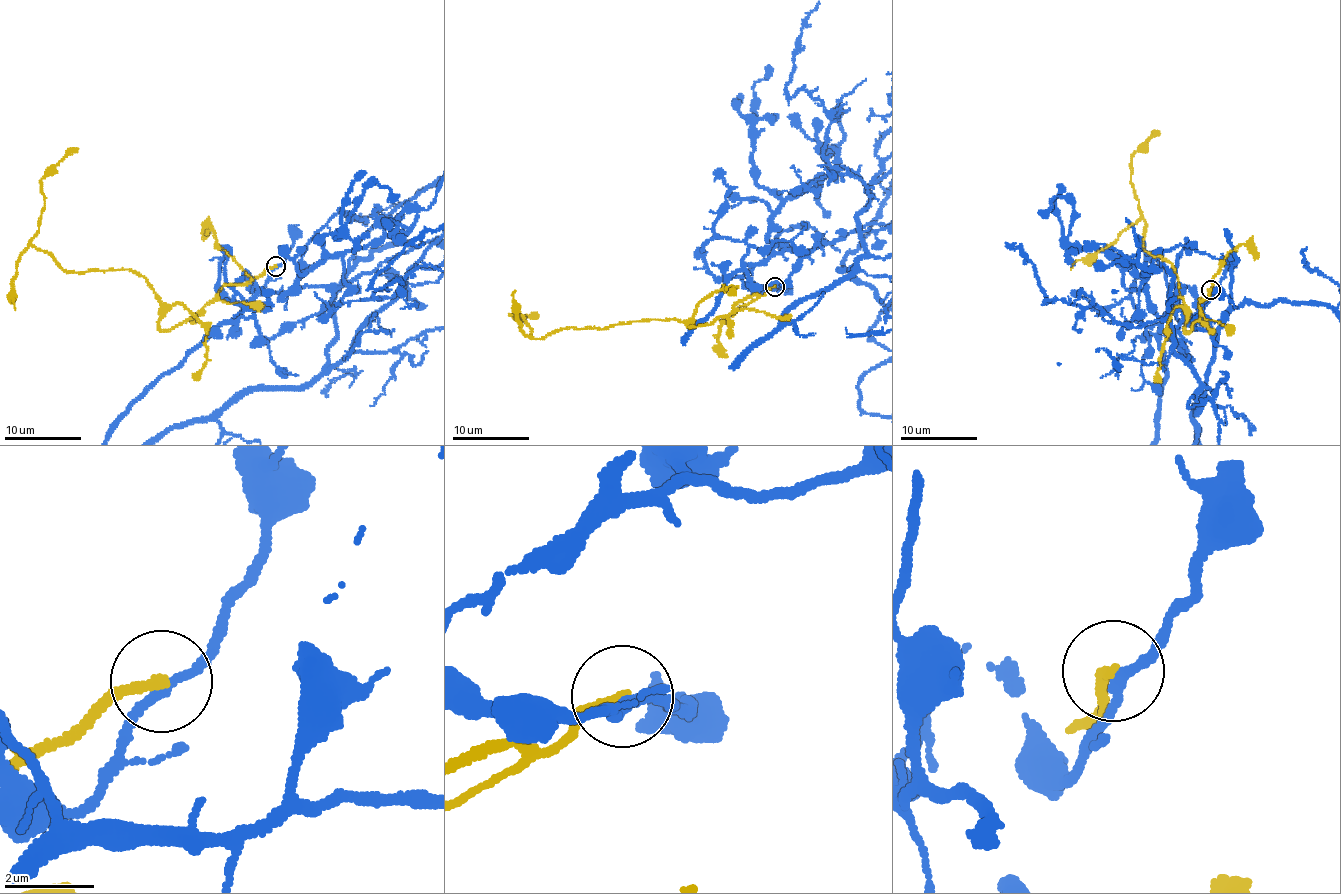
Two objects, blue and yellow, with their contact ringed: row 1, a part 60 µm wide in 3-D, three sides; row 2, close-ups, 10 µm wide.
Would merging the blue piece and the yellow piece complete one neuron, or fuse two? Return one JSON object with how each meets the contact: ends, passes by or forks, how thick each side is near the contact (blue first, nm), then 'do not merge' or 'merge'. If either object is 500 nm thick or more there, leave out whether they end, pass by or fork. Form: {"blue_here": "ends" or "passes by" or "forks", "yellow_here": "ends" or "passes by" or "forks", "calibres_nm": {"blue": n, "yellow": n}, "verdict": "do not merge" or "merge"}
{"blue_here": "passes by", "yellow_here": "ends", "calibres_nm": {"blue": 200, "yellow": 200}, "verdict": "do not merge"}

